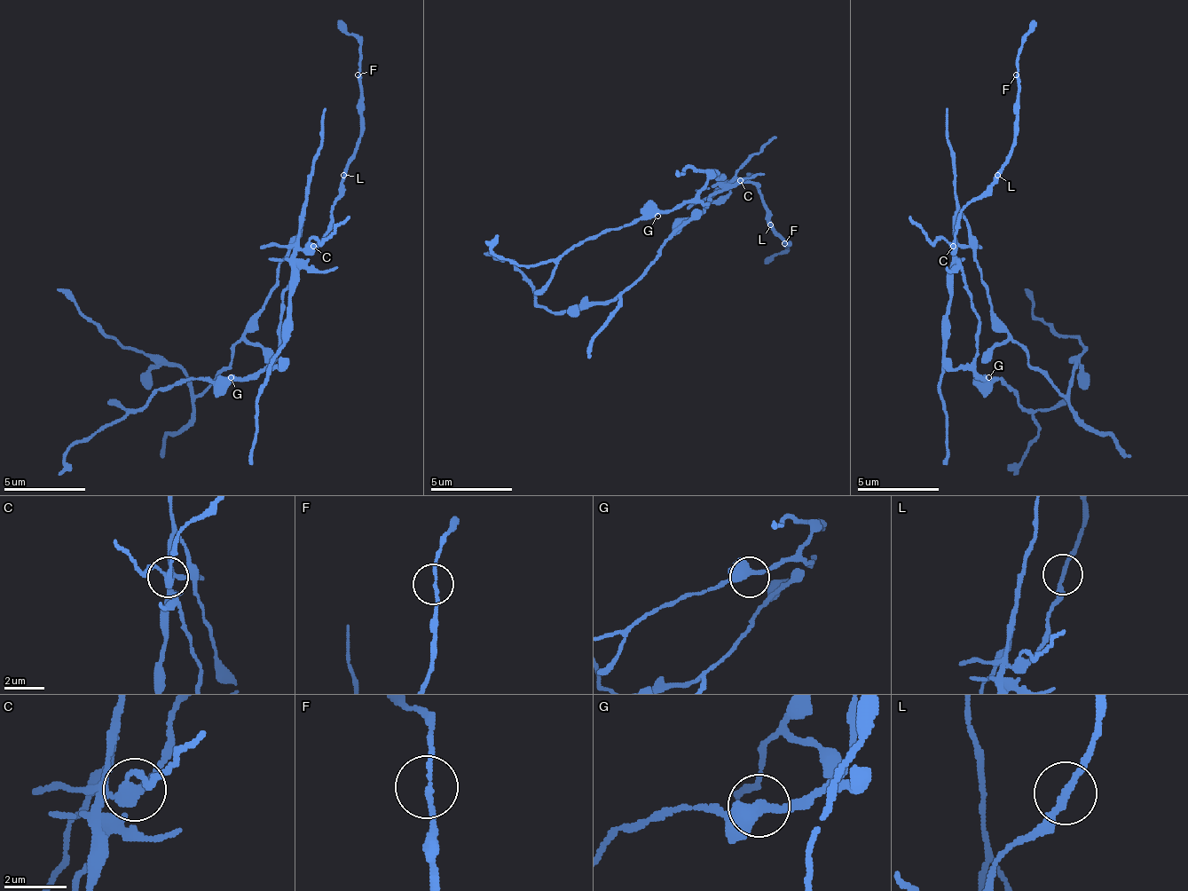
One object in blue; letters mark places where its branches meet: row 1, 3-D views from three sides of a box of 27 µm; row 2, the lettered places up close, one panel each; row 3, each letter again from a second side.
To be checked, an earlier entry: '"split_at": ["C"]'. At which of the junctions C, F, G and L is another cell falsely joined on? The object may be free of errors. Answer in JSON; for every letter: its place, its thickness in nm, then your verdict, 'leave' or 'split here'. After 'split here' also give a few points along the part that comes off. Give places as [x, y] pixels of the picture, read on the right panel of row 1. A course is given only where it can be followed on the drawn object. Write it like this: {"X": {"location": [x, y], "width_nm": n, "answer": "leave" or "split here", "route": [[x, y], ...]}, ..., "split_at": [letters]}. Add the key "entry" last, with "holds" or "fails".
{"C": {"location": [953, 246], "width_nm": 280, "answer": "split here", "route": [[952, 248], [968, 248], [993, 312], [1062, 394], [1086, 349], [1078, 337], [1058, 337], [1033, 312], [1025, 287]]}, "F": {"location": [1016, 74], "width_nm": 140, "answer": "leave"}, "G": {"location": [988, 377], "width_nm": 360, "answer": "leave"}, "L": {"location": [997, 175], "width_nm": 190, "answer": "leave"}, "split_at": ["C"], "entry": "holds"}

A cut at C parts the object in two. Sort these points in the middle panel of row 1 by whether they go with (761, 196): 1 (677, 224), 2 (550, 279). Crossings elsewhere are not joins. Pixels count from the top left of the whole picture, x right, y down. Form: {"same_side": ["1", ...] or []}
{"same_side": ["2"]}

